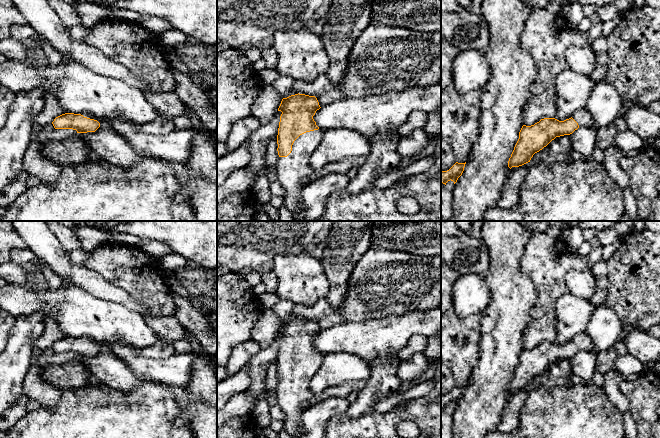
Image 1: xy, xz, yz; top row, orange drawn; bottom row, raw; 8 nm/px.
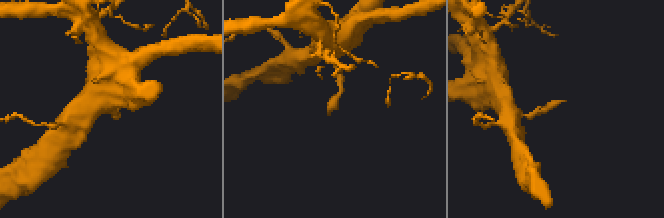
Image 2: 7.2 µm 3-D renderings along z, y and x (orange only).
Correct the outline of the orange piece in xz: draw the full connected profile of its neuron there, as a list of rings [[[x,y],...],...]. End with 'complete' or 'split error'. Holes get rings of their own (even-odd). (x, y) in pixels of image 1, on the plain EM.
[[[295,318],[283,322],[278,335],[281,335],[277,368],[278,384],[275,395],[278,406],[284,412],[283,430],[290,438],[305,438],[302,432],[301,405],[312,400],[313,394],[309,390],[309,380],[320,368],[324,355],[320,354],[313,343],[316,335],[321,331],[315,320]]]; split error

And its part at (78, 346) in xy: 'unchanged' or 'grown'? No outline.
grown

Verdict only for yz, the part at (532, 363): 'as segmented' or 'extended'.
extended

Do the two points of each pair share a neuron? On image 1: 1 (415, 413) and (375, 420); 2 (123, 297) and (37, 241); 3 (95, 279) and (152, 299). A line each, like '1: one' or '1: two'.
1: one
2: one
3: two

